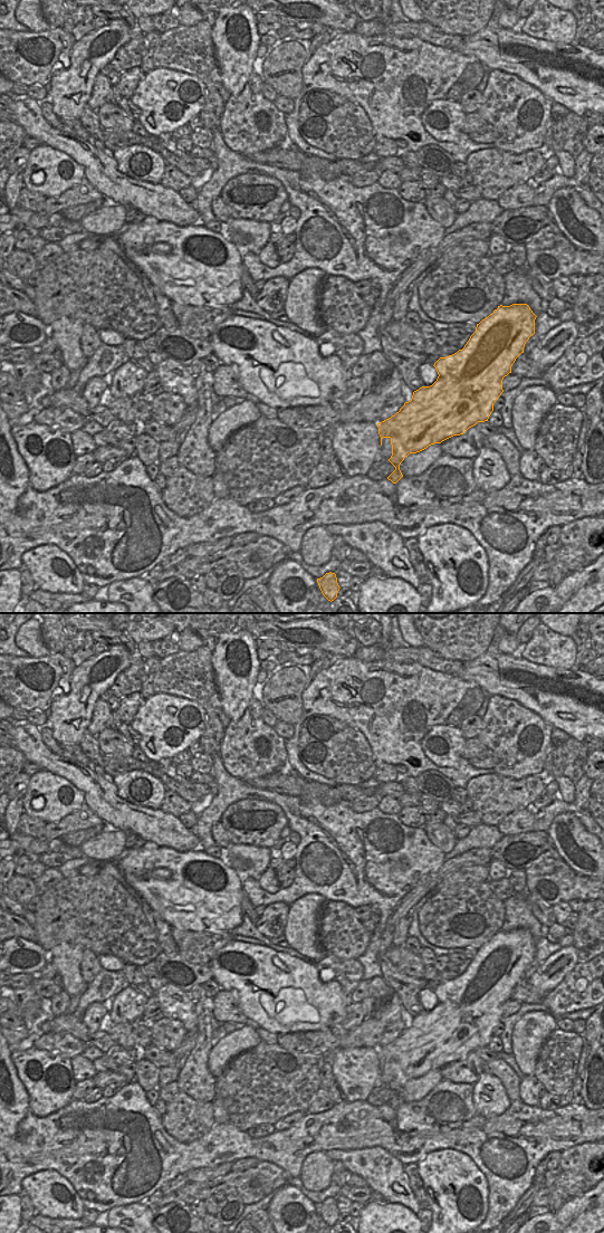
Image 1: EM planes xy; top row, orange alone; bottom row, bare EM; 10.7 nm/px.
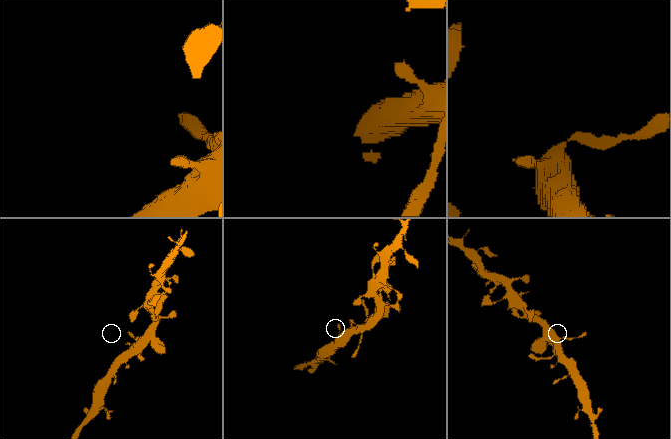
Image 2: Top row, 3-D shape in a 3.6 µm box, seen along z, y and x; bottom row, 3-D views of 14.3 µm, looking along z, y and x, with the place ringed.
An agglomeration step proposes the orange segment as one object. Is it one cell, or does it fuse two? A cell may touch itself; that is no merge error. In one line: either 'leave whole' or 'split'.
leave whole

